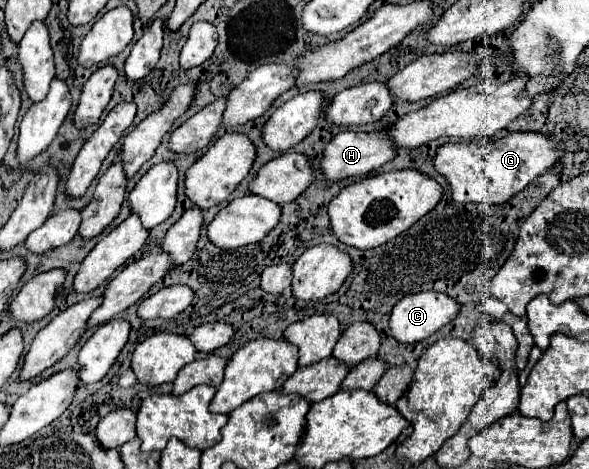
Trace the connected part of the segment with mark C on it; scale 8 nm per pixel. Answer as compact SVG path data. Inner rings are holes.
M422 291L400 299L390 313L392 335L400 343L416 343L440 327L450 323L458 315L460 305L438 291Z

